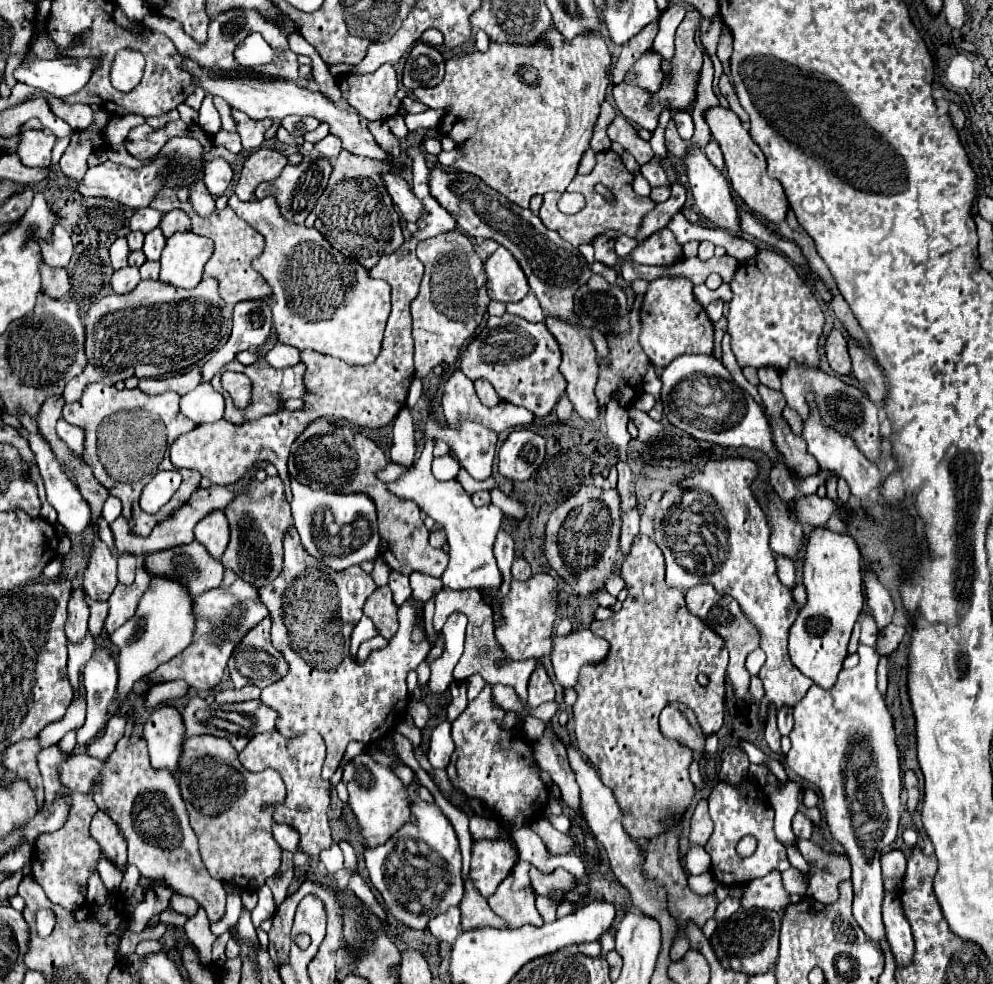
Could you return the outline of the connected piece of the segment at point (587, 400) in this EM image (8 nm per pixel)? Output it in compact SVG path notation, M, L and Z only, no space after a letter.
M546 317L544 321L550 329L550 333L556 337L556 341L560 343L562 349L562 365L560 371L568 381L568 399L574 405L574 411L580 417L588 417L588 419L602 419L604 417L604 409L602 405L598 405L598 397L596 397L596 381L598 381L598 355L594 349L594 343L588 335L588 329L580 327L580 325L572 325L572 323L564 323L558 321L554 317Z

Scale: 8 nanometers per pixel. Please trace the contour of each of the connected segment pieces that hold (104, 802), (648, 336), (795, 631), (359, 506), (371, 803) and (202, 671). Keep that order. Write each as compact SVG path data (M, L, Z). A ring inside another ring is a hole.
M122 737L106 763L100 763L86 753L74 753L68 761L60 763L58 771L64 785L82 793L84 779L102 777L102 785L94 793L94 801L98 809L118 823L118 829L128 843L128 865L136 865L142 877L166 881L176 893L194 897L206 909L210 921L224 915L226 889L222 881L210 877L208 869L202 865L198 841L188 823L188 811L182 801L178 781L168 771L152 769L144 737L138 743L130 743L128 737Z
M660 277L658 281L650 283L642 305L640 343L656 367L666 367L668 361L674 361L674 357L686 353L712 355L712 339L714 339L712 321L708 319L704 307L694 299L690 281L680 277L676 279Z
M818 527L808 535L804 555L804 585L808 591L808 603L802 607L796 623L790 629L788 651L792 663L810 677L816 685L832 689L842 663L848 655L848 641L852 627L862 613L866 597L862 593L862 557L854 539L846 533L834 533Z
M292 479L292 515L296 531L302 539L304 549L318 561L326 563L334 571L342 571L352 565L360 565L364 561L374 561L380 553L380 537L378 537L378 525L376 525L376 507L374 503L362 495L336 495L326 491L314 491L308 485L298 483ZM334 527L338 527L338 533L334 535Z
M368 753L354 757L344 767L342 781L348 787L348 805L358 823L358 833L364 847L370 849L374 845L386 843L398 831L398 827L402 827L406 821L414 821L414 815L410 815L412 803L408 799L408 787L402 785L402 781L390 771L390 767L376 763Z
M236 579L230 587L210 589L206 593L202 593L200 597L196 597L194 599L194 617L196 617L194 641L178 657L170 659L166 665L160 665L154 673L150 673L150 677L146 677L150 683L166 683L166 681L182 679L196 691L214 689L222 681L222 675L228 665L228 659L232 657L234 645L254 625L258 625L258 621L270 617L270 613L258 597L258 587L254 587L242 579ZM230 619L234 619L236 629L230 627ZM220 621L224 621L222 627L220 627ZM224 629L228 629L228 635L224 635Z

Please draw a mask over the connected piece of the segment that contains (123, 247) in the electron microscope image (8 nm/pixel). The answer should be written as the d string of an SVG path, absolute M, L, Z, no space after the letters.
M124 237L116 239L116 241L112 243L112 247L110 247L110 261L112 261L112 267L114 267L114 269L126 267L126 265L128 265L128 253L130 253L130 249L128 249L126 239L124 239Z

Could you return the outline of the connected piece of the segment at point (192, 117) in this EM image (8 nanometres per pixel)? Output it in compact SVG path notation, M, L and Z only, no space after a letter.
M184 103L178 105L178 111L180 111L180 119L184 119L188 125L198 125L198 111L194 111Z

